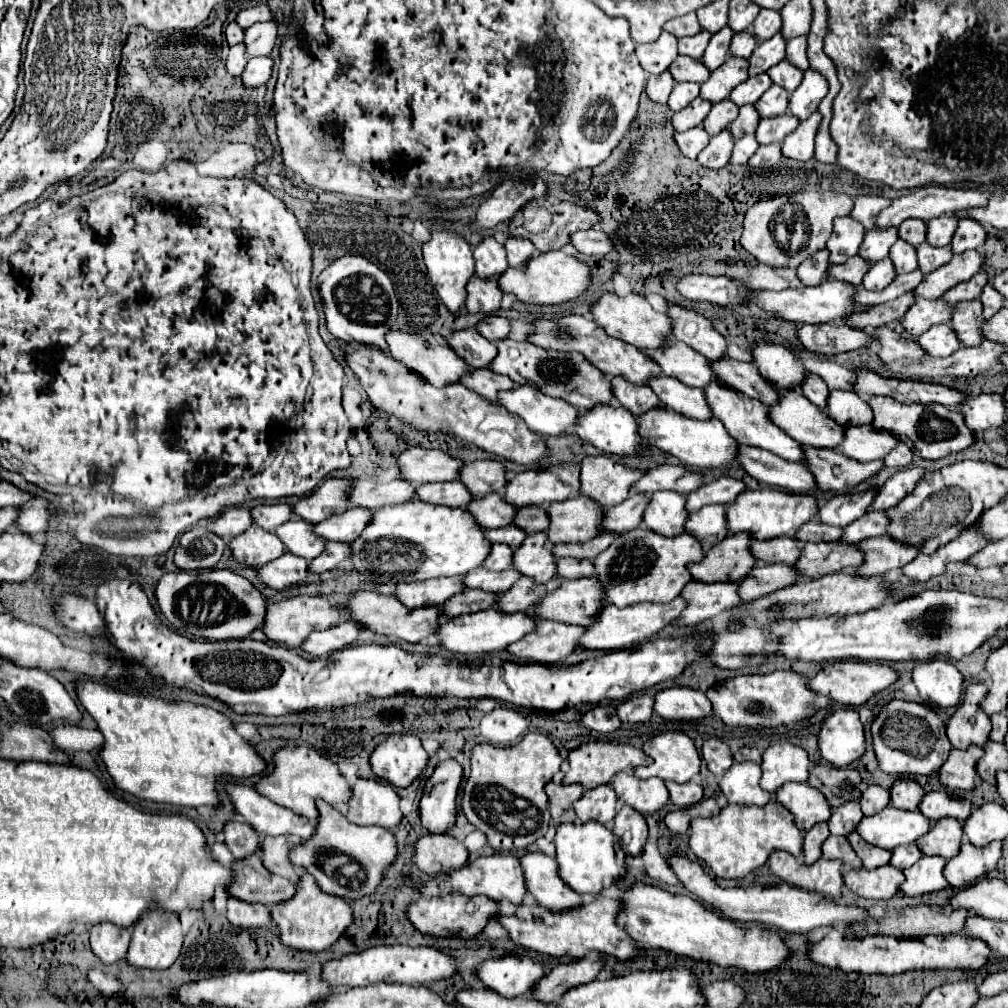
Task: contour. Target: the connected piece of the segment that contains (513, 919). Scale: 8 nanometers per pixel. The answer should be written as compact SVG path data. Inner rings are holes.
M602 894L596 896L596 900L554 912L548 908L542 908L538 904L518 904L516 912L506 916L498 914L494 920L498 920L510 934L510 938L524 948L536 950L540 954L550 954L550 956L572 956L572 958L582 958L590 950L596 950L604 956L616 956L620 960L628 960L638 954L632 938L616 926L616 914L620 910L618 900L610 900Z

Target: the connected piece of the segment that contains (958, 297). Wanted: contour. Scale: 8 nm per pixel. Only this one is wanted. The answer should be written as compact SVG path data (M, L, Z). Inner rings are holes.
M982 270L982 272L974 274L970 280L960 282L960 284L956 284L954 288L950 288L950 290L944 294L944 300L950 302L950 304L962 302L962 300L974 300L974 298L980 296L980 292L982 292L982 288L988 284L988 280L990 280L988 272Z

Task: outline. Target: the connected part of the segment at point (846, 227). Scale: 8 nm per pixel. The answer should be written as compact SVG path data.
M850 216L836 218L834 232L826 244L826 248L830 250L830 262L842 264L848 258L852 258L854 254L858 254L864 234L866 234L866 230L858 220L850 218Z

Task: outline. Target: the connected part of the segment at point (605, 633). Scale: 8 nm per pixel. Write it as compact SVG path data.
M682 596L674 598L670 604L642 602L642 604L626 606L626 608L606 606L606 608L602 608L602 612L598 614L598 620L596 620L590 628L586 628L586 634L582 636L580 646L590 648L590 650L604 650L604 652L612 652L612 650L628 648L628 644L636 644L636 642L650 640L650 638L652 638L652 636L656 636L656 634L658 634L664 626L674 624L686 606L688 606L688 602L686 602Z

